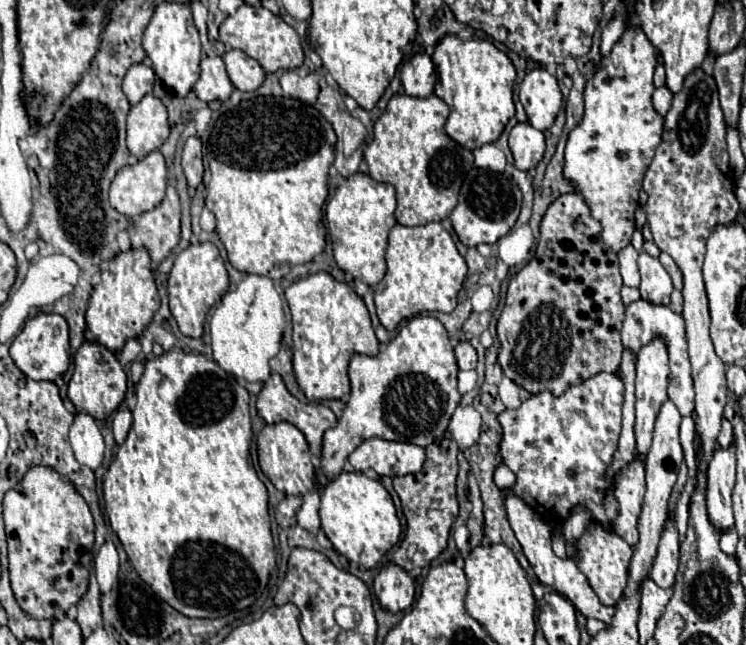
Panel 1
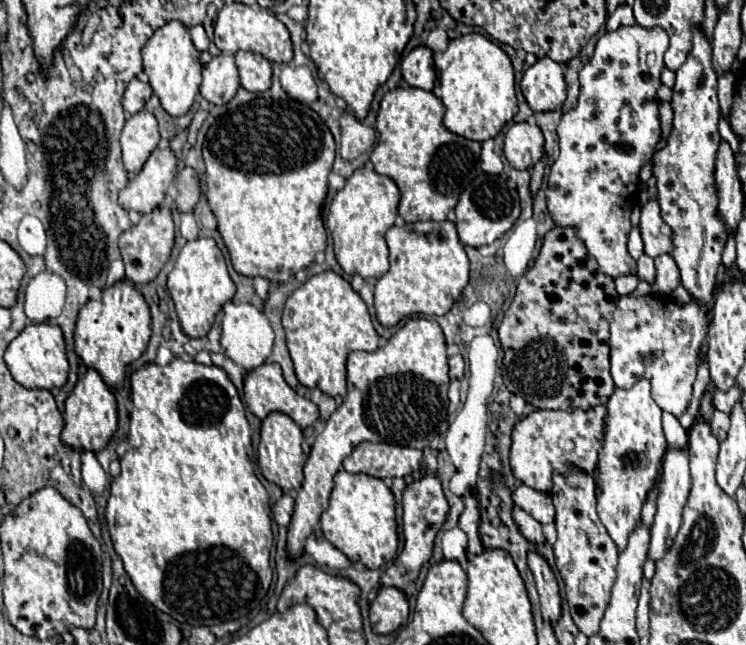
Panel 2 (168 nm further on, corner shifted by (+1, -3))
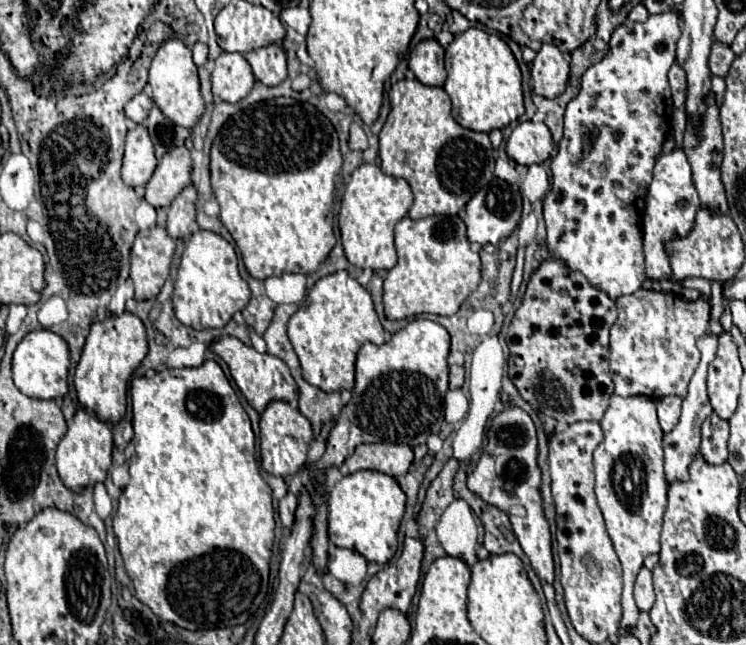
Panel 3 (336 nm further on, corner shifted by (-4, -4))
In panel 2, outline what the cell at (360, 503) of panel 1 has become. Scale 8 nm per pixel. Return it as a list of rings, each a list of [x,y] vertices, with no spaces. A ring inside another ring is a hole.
[[[338,470],[334,476],[328,510],[320,516],[320,526],[328,542],[352,558],[352,562],[362,562],[366,568],[380,568],[396,556],[398,532],[394,496],[380,478]]]

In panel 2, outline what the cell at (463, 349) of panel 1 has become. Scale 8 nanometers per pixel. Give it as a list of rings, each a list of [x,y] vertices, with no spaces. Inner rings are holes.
[[[460,354],[450,356],[448,366],[450,366],[450,380],[462,380],[464,378],[464,358]]]

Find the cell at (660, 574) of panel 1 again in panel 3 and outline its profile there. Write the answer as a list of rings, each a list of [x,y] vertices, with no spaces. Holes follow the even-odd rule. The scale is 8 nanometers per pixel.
[[[707,333],[699,339],[699,351],[701,351],[701,363],[689,383],[689,393],[683,399],[683,411],[681,411],[681,419],[677,423],[677,427],[663,437],[663,449],[665,449],[665,479],[669,485],[681,481],[685,483],[685,479],[689,479],[689,463],[695,459],[695,455],[699,453],[699,445],[701,445],[701,423],[713,413],[711,403],[709,403],[709,393],[707,393],[707,367],[709,363],[715,359],[715,351],[717,351],[717,337]]]

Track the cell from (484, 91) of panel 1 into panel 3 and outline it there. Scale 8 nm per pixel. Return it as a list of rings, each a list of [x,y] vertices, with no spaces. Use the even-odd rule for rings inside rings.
[[[467,29],[457,35],[445,51],[445,69],[447,81],[443,89],[453,101],[453,119],[461,127],[491,133],[493,129],[507,127],[523,115],[521,71],[509,45],[499,35],[481,29]]]

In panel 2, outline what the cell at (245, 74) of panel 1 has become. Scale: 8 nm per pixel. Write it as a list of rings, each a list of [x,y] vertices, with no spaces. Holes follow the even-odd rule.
[[[236,52],[236,66],[240,72],[240,84],[248,92],[264,92],[270,88],[272,64],[254,52]]]

